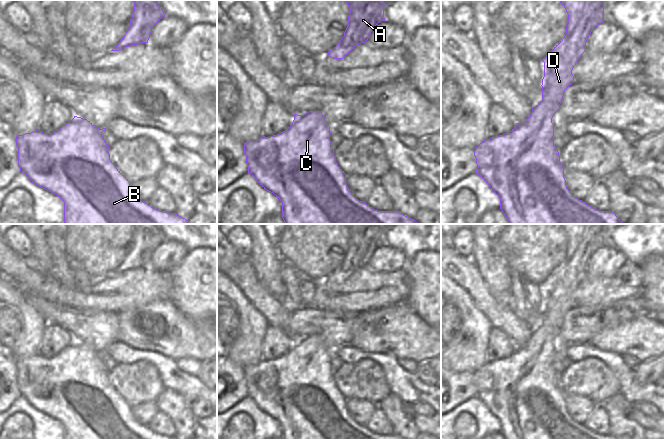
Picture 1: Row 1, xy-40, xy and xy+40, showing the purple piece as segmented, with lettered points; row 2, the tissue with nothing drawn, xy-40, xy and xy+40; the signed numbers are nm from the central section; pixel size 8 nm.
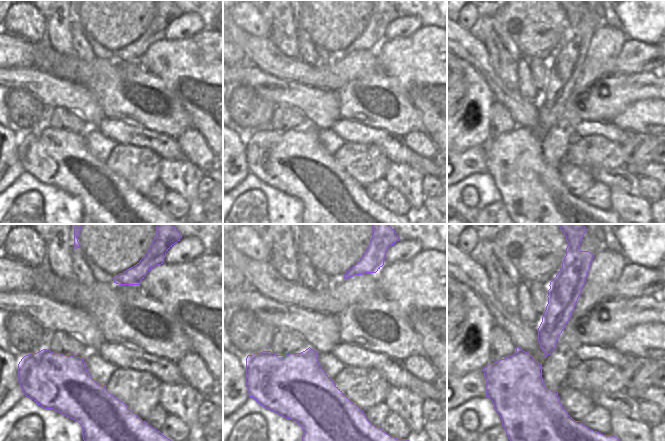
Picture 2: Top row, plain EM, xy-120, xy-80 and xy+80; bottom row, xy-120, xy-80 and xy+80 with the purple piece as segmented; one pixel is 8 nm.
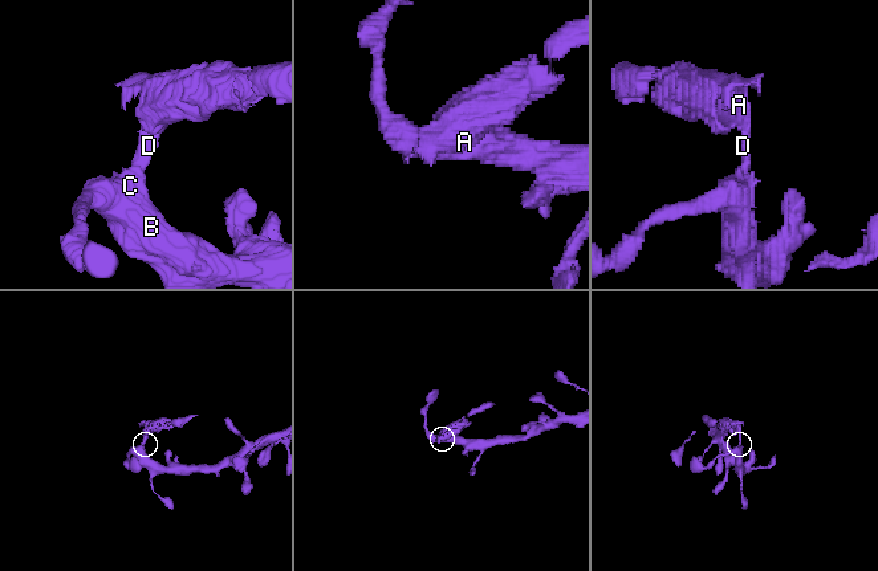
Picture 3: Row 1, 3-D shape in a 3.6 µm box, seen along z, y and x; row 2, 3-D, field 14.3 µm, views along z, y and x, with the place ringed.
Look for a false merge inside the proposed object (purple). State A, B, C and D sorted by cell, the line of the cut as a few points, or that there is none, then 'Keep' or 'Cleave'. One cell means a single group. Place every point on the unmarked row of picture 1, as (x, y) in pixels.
Groups: A D / B C. Split along xy (304, 338), (307, 342), (321, 348), (326, 347). Cleave.

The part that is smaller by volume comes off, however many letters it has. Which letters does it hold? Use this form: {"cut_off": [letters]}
{"cut_off": ["A", "D"]}

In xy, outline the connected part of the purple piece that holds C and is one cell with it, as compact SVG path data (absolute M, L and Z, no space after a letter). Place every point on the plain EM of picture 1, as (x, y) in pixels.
M294 338L292 348L285 355L271 361L262 359L257 365L244 367L248 397L282 426L282 439L403 439L397 435L377 435L350 416L346 398L336 386L330 357L327 347L321 349L305 339Z

